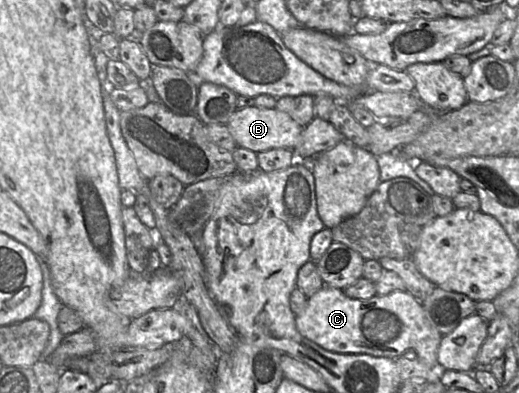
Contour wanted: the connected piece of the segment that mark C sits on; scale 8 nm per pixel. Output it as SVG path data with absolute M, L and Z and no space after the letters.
M324 286L308 298L303 313L295 318L299 333L320 347L337 353L368 354L397 359L412 356L427 367L435 367L442 335L421 302L407 291L366 300L352 299L343 290Z

